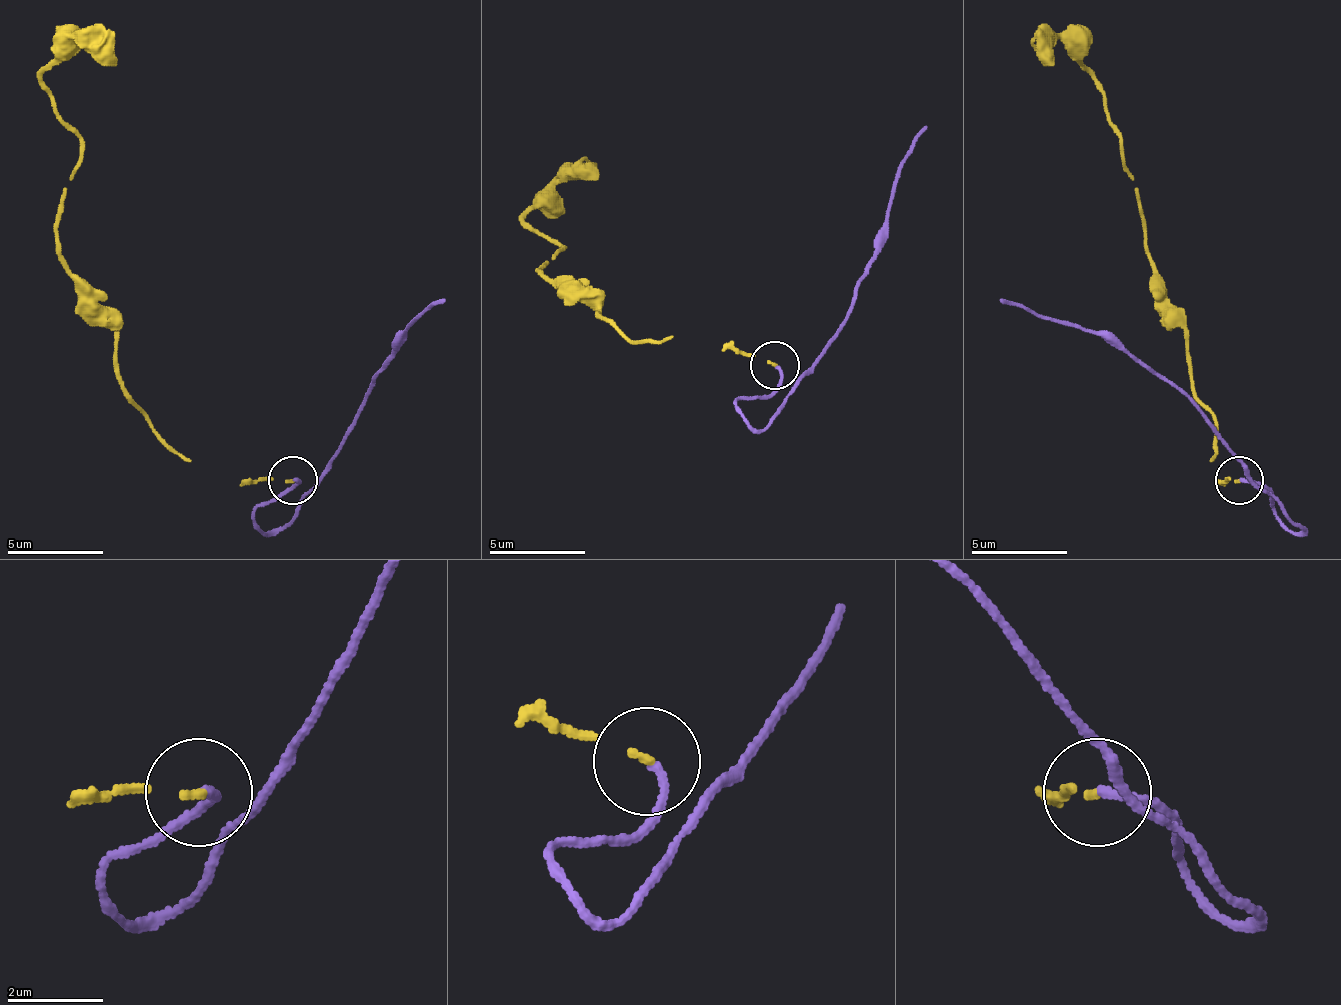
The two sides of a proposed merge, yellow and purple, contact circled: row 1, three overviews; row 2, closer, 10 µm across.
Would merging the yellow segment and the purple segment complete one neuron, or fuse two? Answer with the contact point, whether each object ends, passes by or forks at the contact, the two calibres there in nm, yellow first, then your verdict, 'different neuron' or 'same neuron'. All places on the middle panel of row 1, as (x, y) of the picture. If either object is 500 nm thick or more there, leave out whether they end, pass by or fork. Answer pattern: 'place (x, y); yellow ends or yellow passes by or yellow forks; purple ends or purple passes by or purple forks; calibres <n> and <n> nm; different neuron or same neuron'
place (774, 365); yellow ends; purple ends; calibres 130 and 160 nm; same neuron

